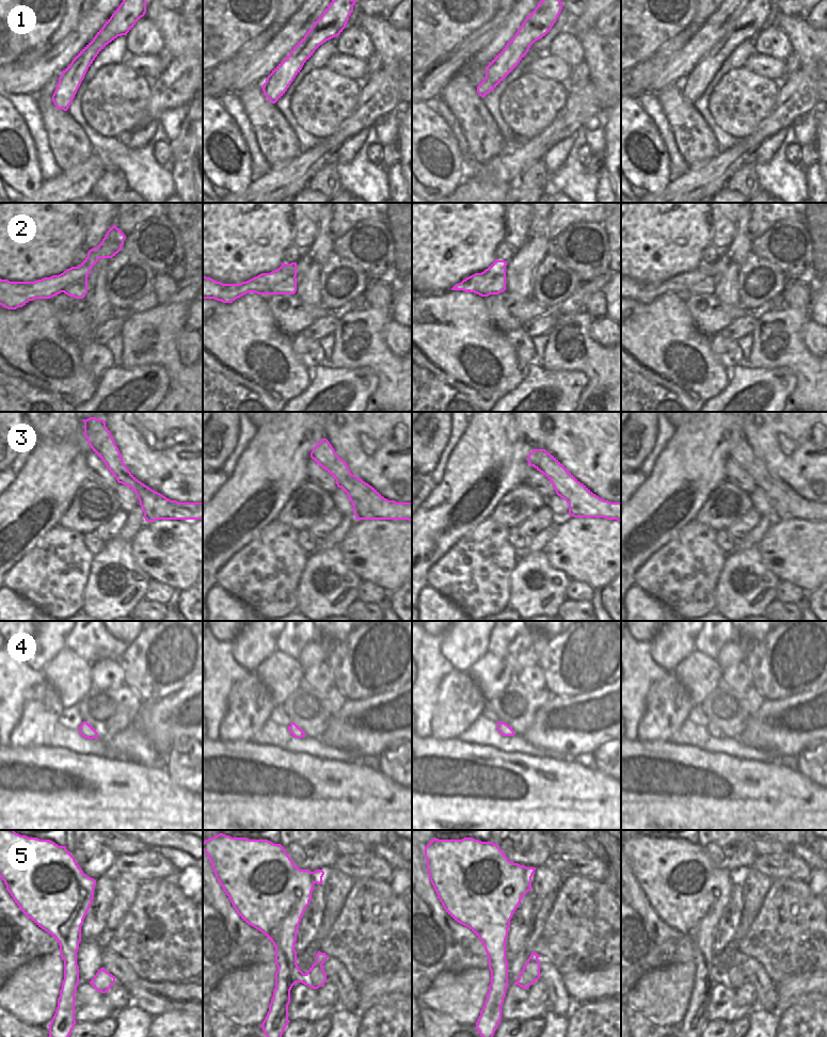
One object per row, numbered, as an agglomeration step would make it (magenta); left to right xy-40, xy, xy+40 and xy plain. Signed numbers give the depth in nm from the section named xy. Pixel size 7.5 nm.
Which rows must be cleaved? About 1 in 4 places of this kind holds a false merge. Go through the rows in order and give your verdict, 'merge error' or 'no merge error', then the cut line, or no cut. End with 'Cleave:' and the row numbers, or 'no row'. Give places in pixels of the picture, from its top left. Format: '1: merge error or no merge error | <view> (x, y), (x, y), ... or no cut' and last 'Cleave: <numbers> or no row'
1: no merge error | no cut
2: merge error | xy+40 (504, 267), (499, 270), (477, 274), (465, 283), (459, 283)
3: no merge error | no cut
4: no merge error | no cut
5: no merge error | no cut
Cleave: 2

